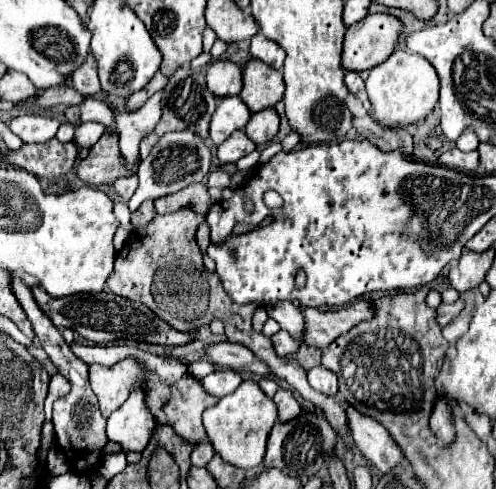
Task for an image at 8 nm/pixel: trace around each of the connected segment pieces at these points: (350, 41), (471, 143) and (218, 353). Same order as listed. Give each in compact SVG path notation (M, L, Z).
M389 13L367 15L357 25L347 27L343 43L345 69L373 69L383 63L397 47L403 33L403 23Z
M465 131L459 139L457 139L457 149L461 149L461 151L475 151L477 149L477 145L479 145L479 139L477 139L477 135L475 133L471 133L471 131Z
M219 341L219 343L209 343L205 347L205 353L209 361L219 367L219 369L233 369L233 371L251 371L259 375L269 375L269 367L259 361L245 345L239 343L229 343L229 341Z

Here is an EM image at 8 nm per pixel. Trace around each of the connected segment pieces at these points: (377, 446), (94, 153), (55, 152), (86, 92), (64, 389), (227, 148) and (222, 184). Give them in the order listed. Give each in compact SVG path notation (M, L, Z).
M351 405L347 407L347 429L365 459L369 459L381 473L387 473L393 469L393 465L403 465L403 453L399 445L389 437L387 429Z
M107 129L105 135L91 147L89 155L79 163L77 173L87 185L113 183L121 175L133 175L135 171L127 171L123 165L123 157L117 147L115 129Z
M51 139L47 143L35 143L35 145L23 145L19 151L9 151L7 161L13 165L23 167L25 171L57 179L71 171L77 157L75 143L59 143L57 139Z
M89 55L87 61L73 73L71 85L73 85L75 91L79 91L79 93L83 95L83 99L95 97L95 95L101 93L101 85L99 85L99 77L97 77L97 63L93 61L91 55Z
M60 373L51 376L48 394L44 402L44 413L47 420L52 420L53 403L59 397L67 395L70 391L70 384Z
M235 131L227 141L217 147L217 157L221 163L237 163L241 157L255 149L257 145L245 135L245 131Z
M215 170L210 173L207 186L211 187L220 187L222 189L229 187L231 182L231 176L229 173L221 170Z

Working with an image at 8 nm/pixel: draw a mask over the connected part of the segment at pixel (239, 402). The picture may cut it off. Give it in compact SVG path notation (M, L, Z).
M245 379L233 393L225 395L215 407L203 413L203 425L213 449L225 461L241 469L251 469L263 463L267 437L275 421L277 421L277 407L273 399L267 397L261 391L261 387L251 379Z

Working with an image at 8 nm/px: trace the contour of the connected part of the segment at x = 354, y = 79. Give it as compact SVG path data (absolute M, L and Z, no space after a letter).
M347 71L345 73L345 85L347 85L347 89L351 91L351 93L355 93L361 101L363 101L363 105L369 109L369 99L365 97L365 83L363 83L363 79L359 77L359 73L357 71Z

